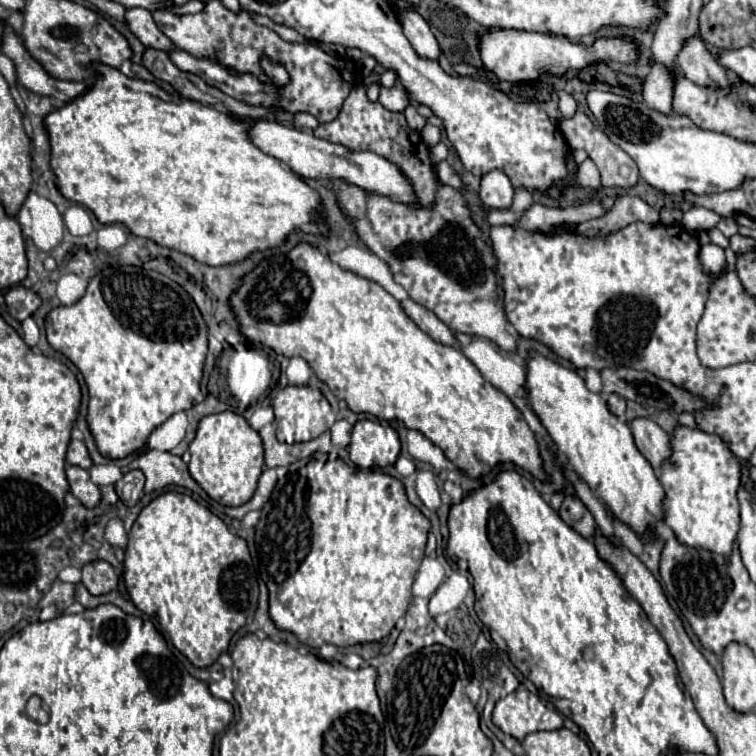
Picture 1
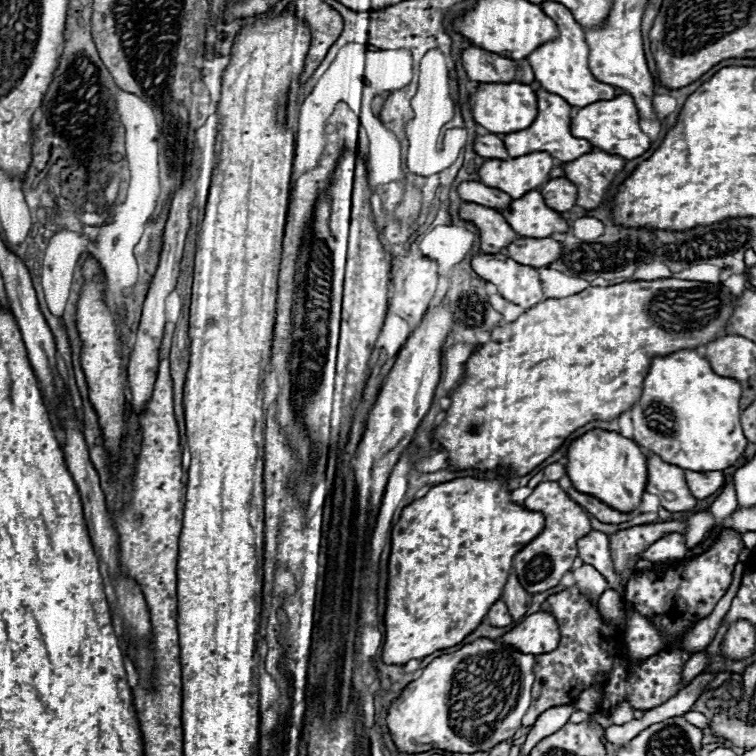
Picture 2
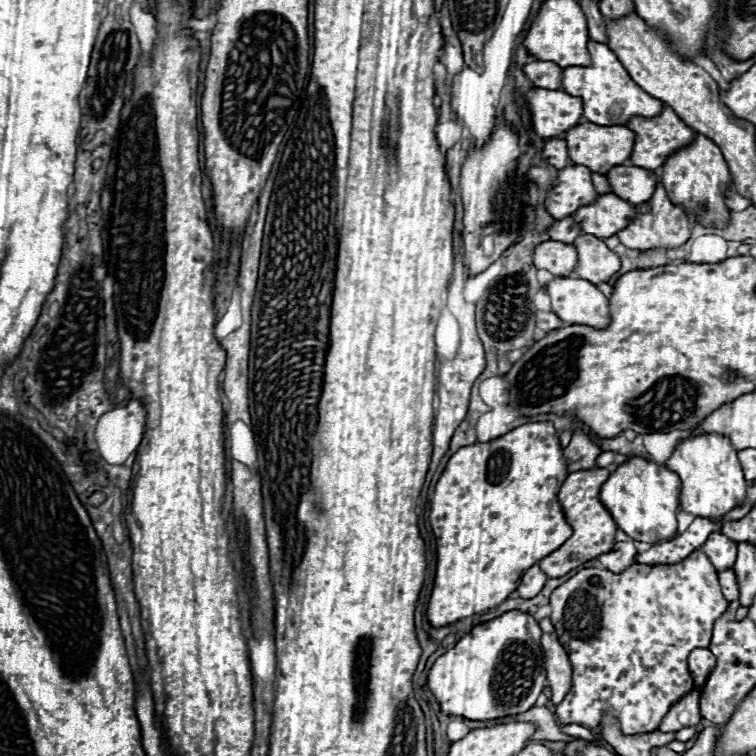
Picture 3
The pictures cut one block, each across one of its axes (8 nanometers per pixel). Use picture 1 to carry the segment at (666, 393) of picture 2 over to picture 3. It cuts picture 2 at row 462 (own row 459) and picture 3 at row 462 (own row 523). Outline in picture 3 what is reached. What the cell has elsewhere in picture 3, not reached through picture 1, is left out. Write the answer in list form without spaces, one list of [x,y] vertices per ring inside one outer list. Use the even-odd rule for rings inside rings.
[[[700,434],[684,438],[676,444],[672,456],[666,460],[666,466],[680,476],[680,506],[688,514],[702,518],[722,518],[746,496],[748,484],[744,482],[738,452],[724,434]]]

